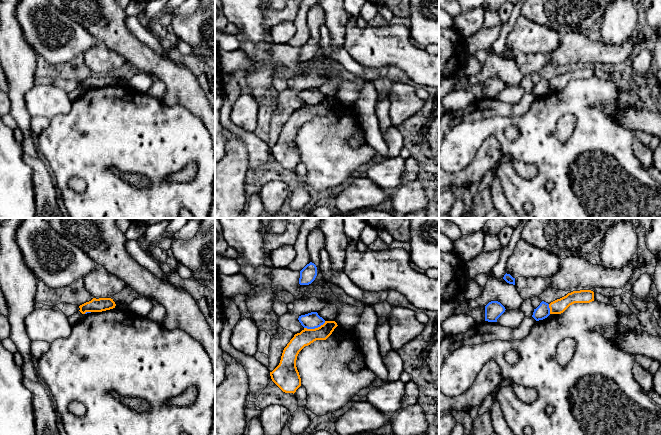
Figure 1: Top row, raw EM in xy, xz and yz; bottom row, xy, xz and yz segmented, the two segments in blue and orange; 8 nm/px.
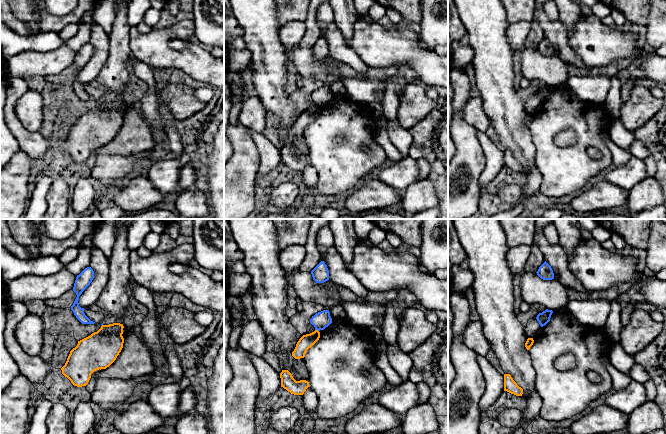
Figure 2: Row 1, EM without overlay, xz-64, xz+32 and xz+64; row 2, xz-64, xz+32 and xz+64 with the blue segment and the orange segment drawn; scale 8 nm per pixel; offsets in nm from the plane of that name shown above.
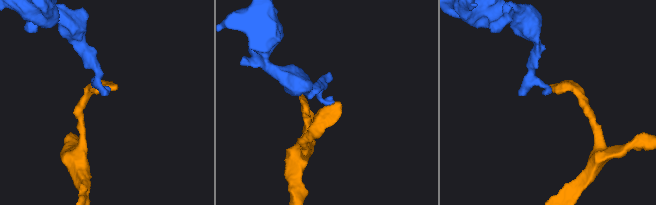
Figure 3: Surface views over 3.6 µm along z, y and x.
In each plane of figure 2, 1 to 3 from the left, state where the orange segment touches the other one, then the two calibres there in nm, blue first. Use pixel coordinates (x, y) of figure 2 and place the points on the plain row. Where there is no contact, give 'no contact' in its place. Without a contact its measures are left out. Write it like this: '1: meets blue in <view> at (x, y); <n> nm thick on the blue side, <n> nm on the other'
1: no contact
2: meets blue in xz+32 at (317, 105); 140 nm thick on the blue side, 110 nm on the other
3: no contact

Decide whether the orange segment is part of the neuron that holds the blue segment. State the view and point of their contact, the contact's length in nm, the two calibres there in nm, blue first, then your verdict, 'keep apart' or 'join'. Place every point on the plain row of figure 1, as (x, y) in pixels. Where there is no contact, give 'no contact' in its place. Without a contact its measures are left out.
contact xz (314, 104); length 190 nm; calibres 130 and 130 nm; keep apart

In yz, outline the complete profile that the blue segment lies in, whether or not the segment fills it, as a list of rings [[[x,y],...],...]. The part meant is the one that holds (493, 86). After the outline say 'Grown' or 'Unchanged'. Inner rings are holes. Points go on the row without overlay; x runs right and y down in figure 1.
[[[491,77],[485,82],[485,97],[497,98],[497,95],[505,88],[505,83],[498,77]]]. Unchanged

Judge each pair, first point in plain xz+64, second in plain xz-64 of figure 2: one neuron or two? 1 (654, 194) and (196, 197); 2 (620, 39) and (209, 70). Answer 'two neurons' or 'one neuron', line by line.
1: one neuron
2: one neuron

